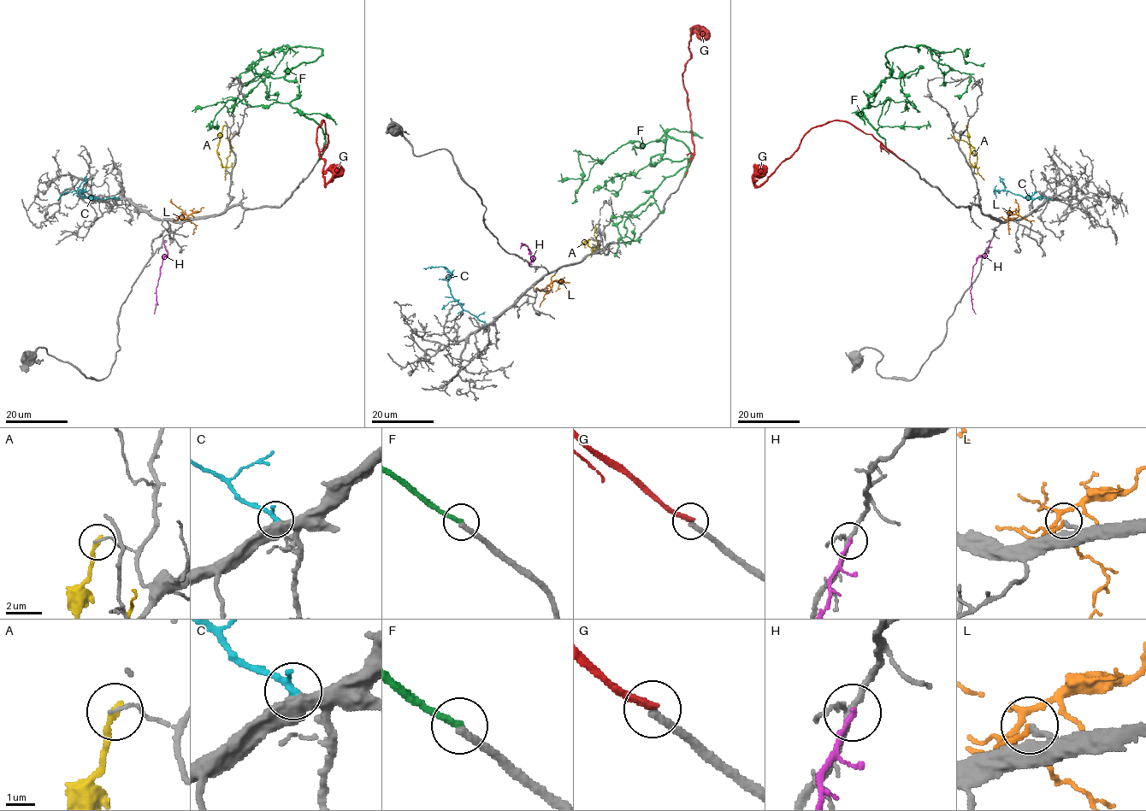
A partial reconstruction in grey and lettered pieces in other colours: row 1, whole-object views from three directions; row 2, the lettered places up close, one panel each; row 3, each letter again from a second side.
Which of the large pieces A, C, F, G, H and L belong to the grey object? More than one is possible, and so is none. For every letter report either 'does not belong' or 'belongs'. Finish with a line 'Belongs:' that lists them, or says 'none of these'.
A: does not belong
C: does not belong
F: belongs
G: does not belong
H: does not belong
L: belongs
Belongs: F, L

